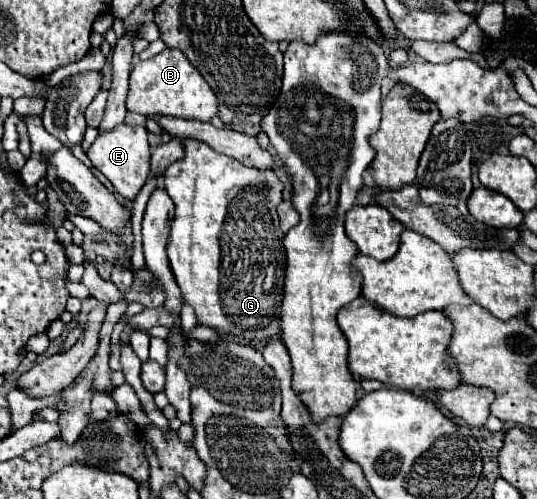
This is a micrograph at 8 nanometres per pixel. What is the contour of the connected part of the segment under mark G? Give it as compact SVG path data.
M197 140L185 142L185 158L173 162L165 170L165 190L175 202L167 256L175 280L185 296L185 302L195 308L197 322L221 334L239 338L241 344L261 346L279 336L281 298L285 282L285 248L279 228L277 206L281 202L283 182L277 174L263 174L257 168L247 168L229 156L217 154Z

